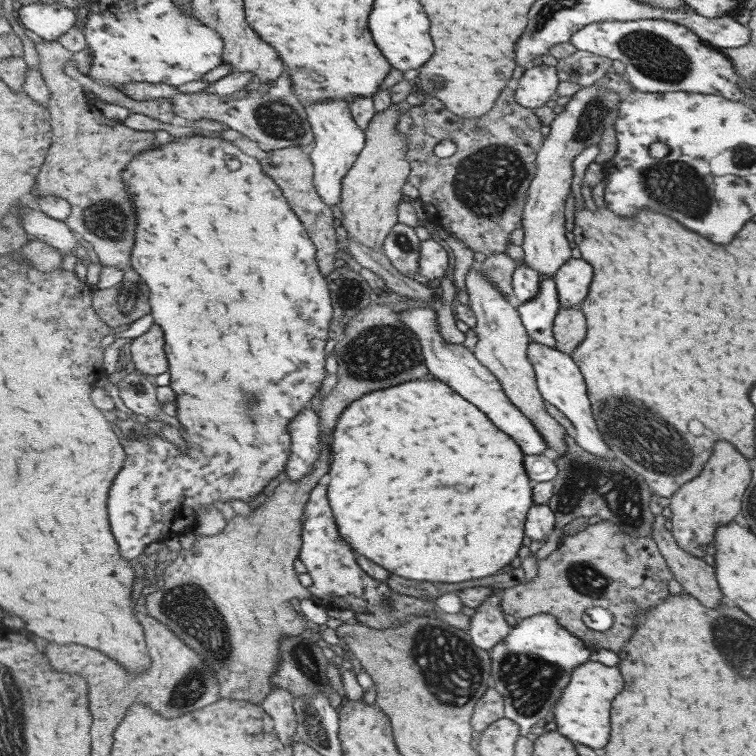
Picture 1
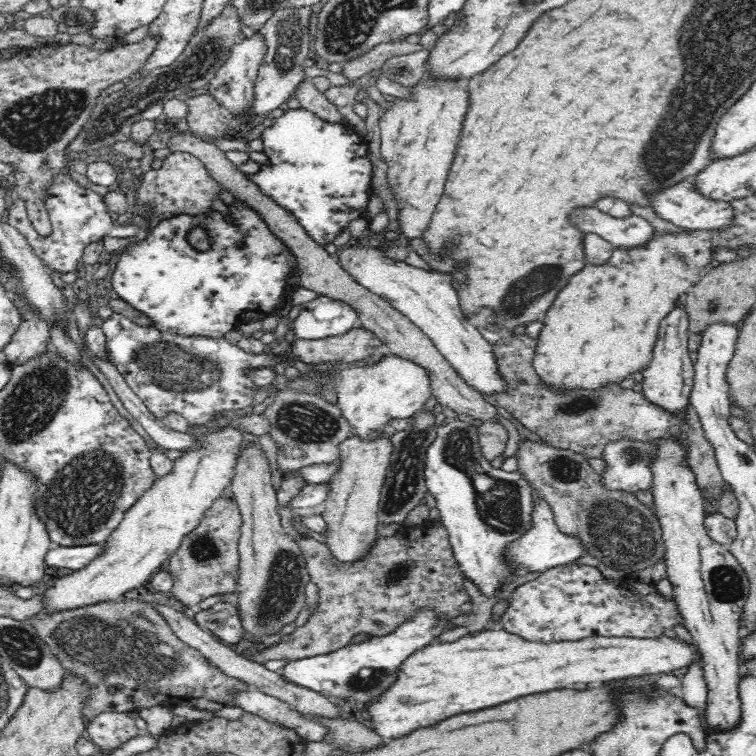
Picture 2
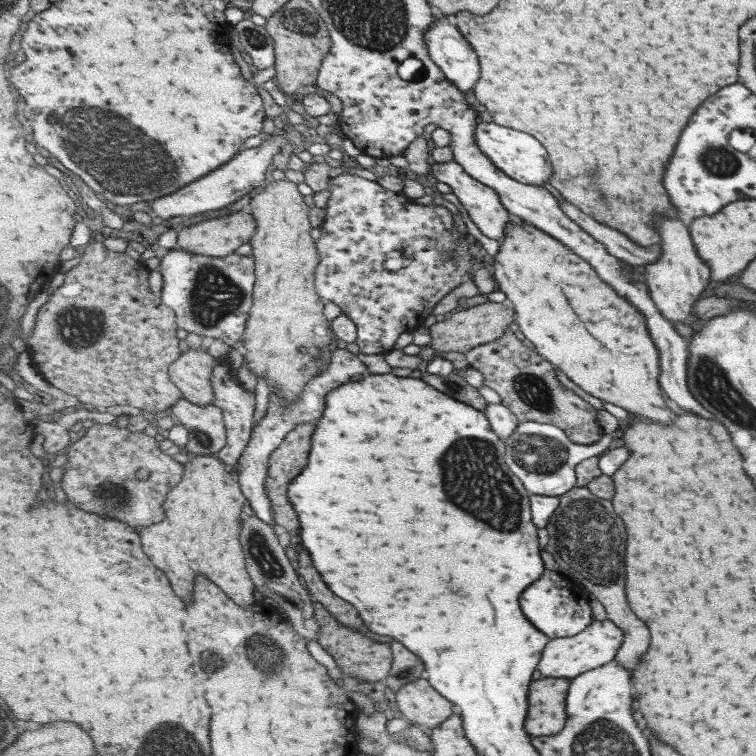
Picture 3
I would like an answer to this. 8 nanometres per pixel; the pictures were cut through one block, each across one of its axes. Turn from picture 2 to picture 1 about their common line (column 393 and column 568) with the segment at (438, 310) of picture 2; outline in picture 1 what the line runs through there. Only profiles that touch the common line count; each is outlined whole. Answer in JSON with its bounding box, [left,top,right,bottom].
[554,255,593,308]

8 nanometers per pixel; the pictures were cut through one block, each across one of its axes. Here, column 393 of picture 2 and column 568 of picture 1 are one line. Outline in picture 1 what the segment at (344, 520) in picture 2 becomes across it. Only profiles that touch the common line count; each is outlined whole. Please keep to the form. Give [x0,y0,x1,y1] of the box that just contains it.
[466,262,571,456]

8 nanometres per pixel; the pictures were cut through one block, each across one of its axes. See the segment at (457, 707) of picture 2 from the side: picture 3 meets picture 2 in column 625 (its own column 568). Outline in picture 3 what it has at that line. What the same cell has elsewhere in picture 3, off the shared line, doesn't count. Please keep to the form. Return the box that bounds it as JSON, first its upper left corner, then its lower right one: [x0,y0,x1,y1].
[539,619,623,679]

